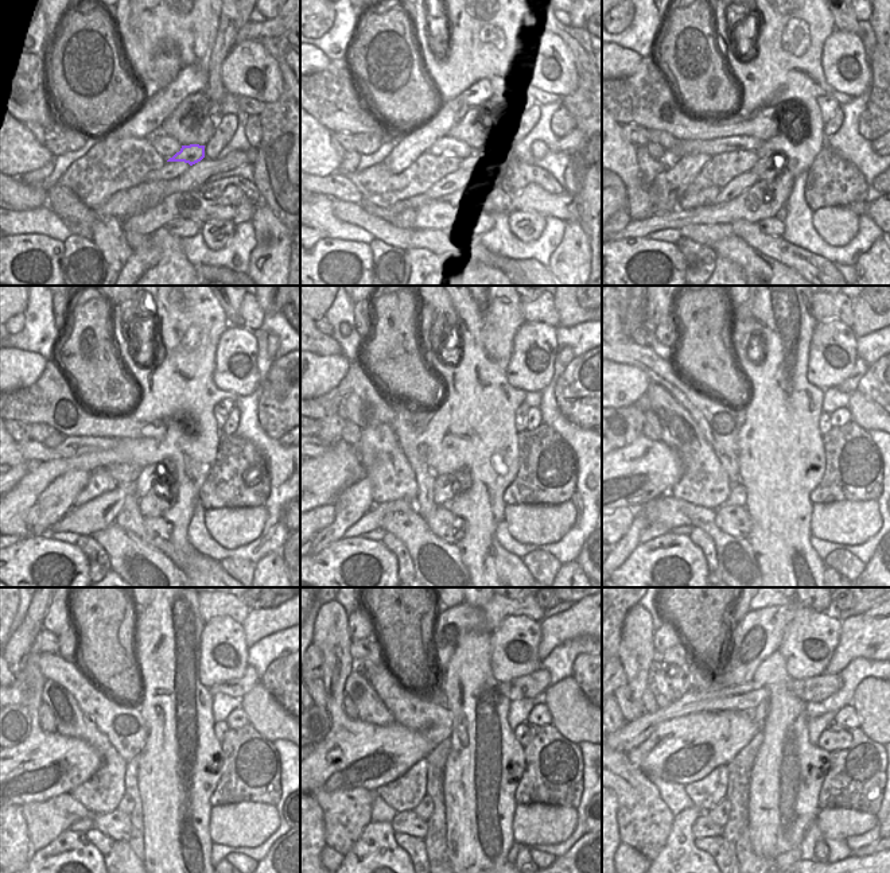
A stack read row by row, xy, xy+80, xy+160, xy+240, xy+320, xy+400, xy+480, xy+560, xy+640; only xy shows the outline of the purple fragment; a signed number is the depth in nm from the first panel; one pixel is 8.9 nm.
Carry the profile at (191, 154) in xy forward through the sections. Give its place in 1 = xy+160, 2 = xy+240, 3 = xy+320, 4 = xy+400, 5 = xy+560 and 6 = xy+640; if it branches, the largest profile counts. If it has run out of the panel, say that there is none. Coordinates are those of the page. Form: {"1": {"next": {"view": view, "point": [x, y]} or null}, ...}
{"1": {"next": {"view": "xy+160", "point": [776, 162]}}, "2": {"next": {"view": "xy+240", "point": [147, 477]}}, "3": {"next": {"view": "xy+320", "point": [443, 487]}}, "4": {"next": {"view": "xy+400", "point": [737, 496]}}, "5": {"next": {"view": "xy+560", "point": [424, 810]}}, "6": {"next": {"view": "xy+640", "point": [719, 814]}}}

